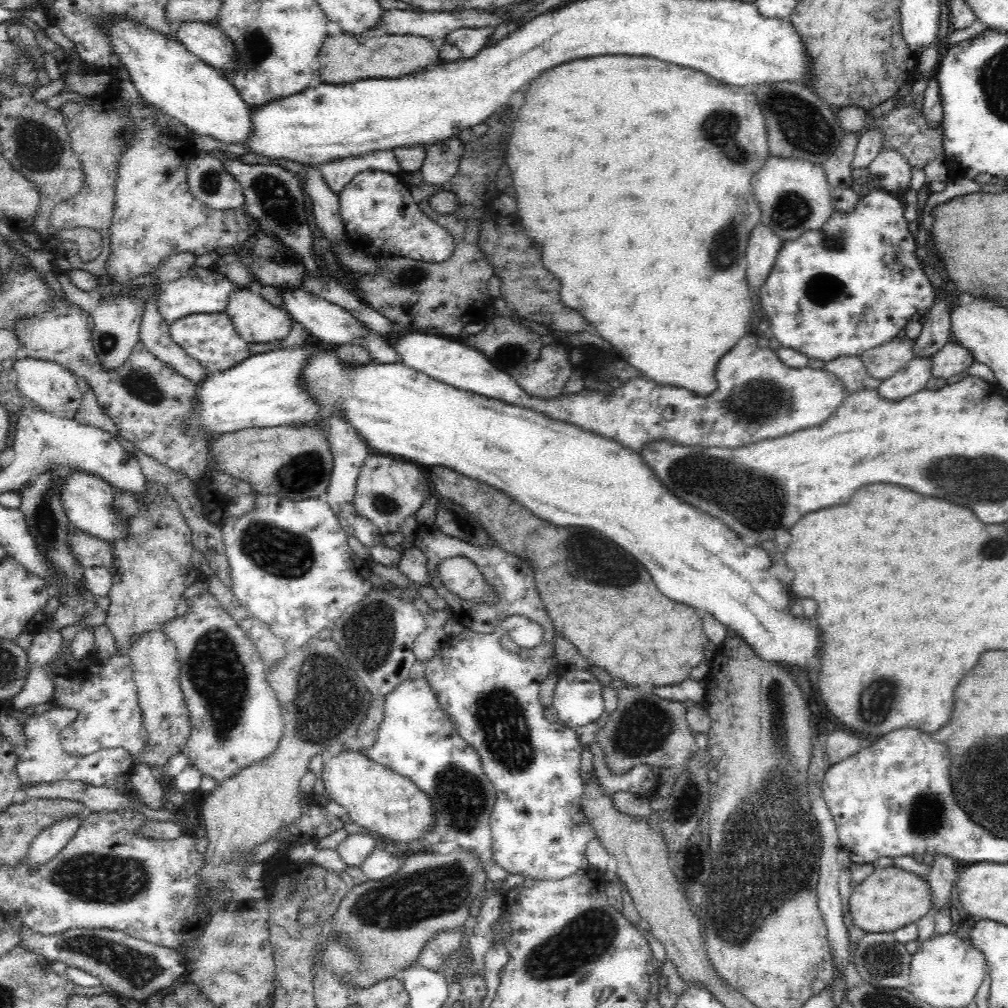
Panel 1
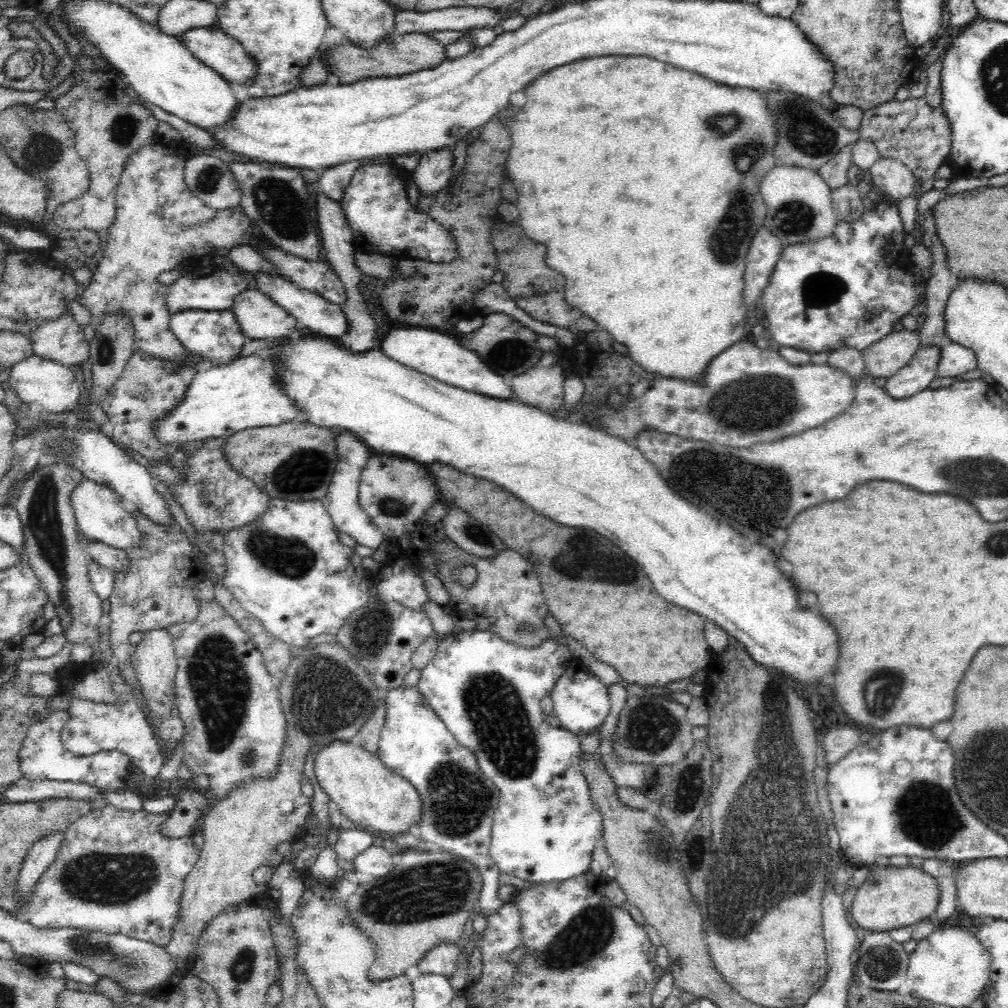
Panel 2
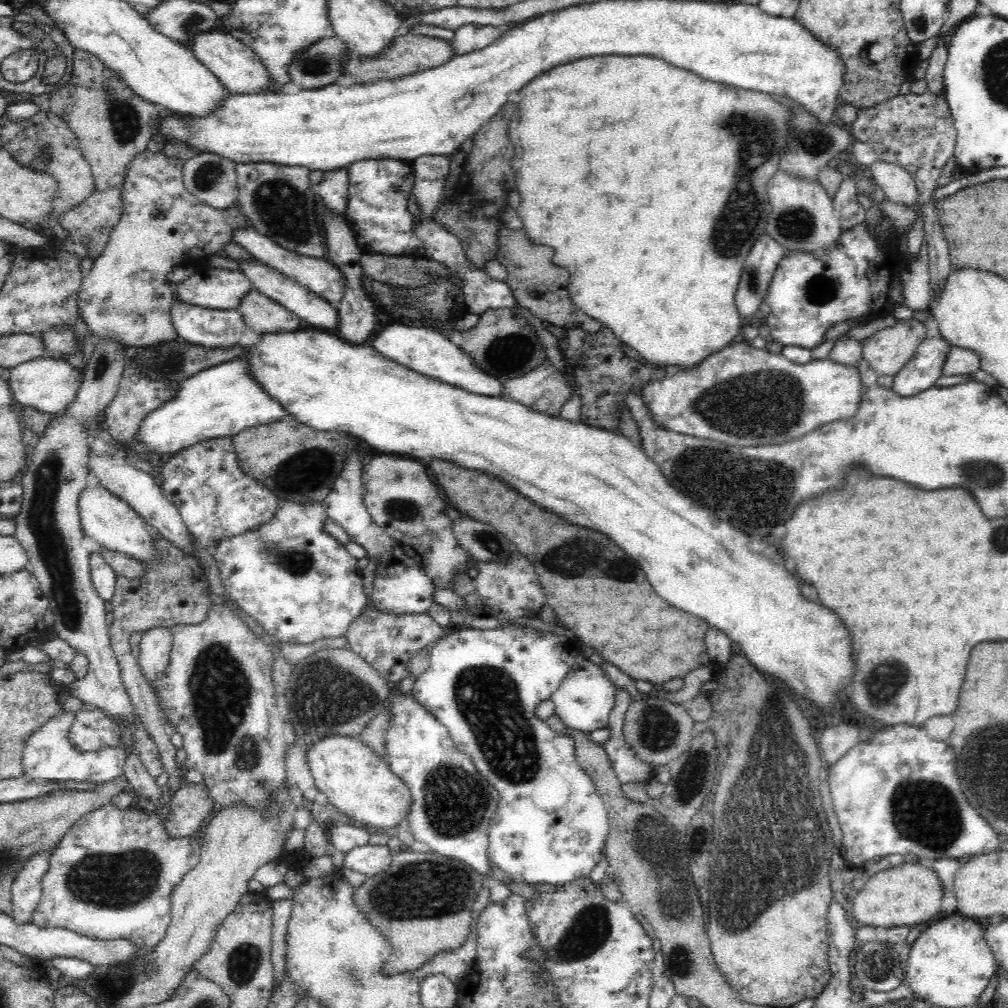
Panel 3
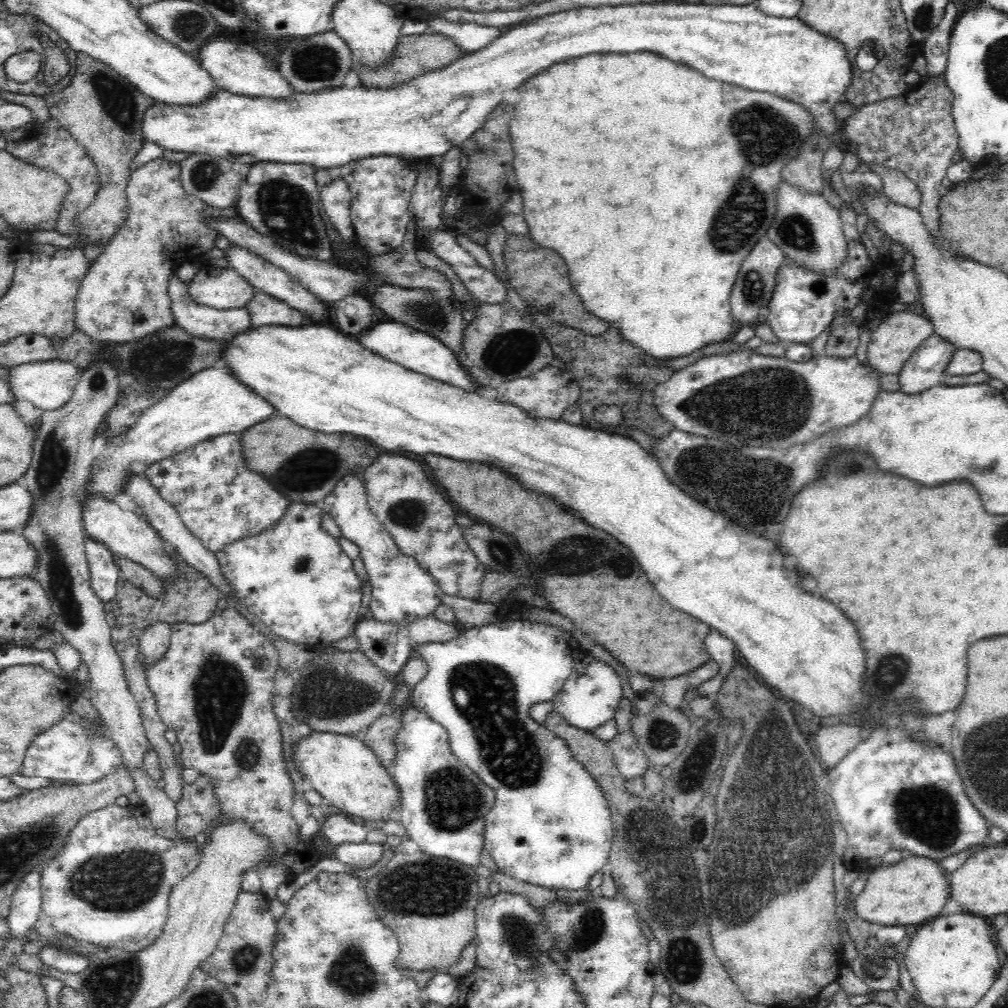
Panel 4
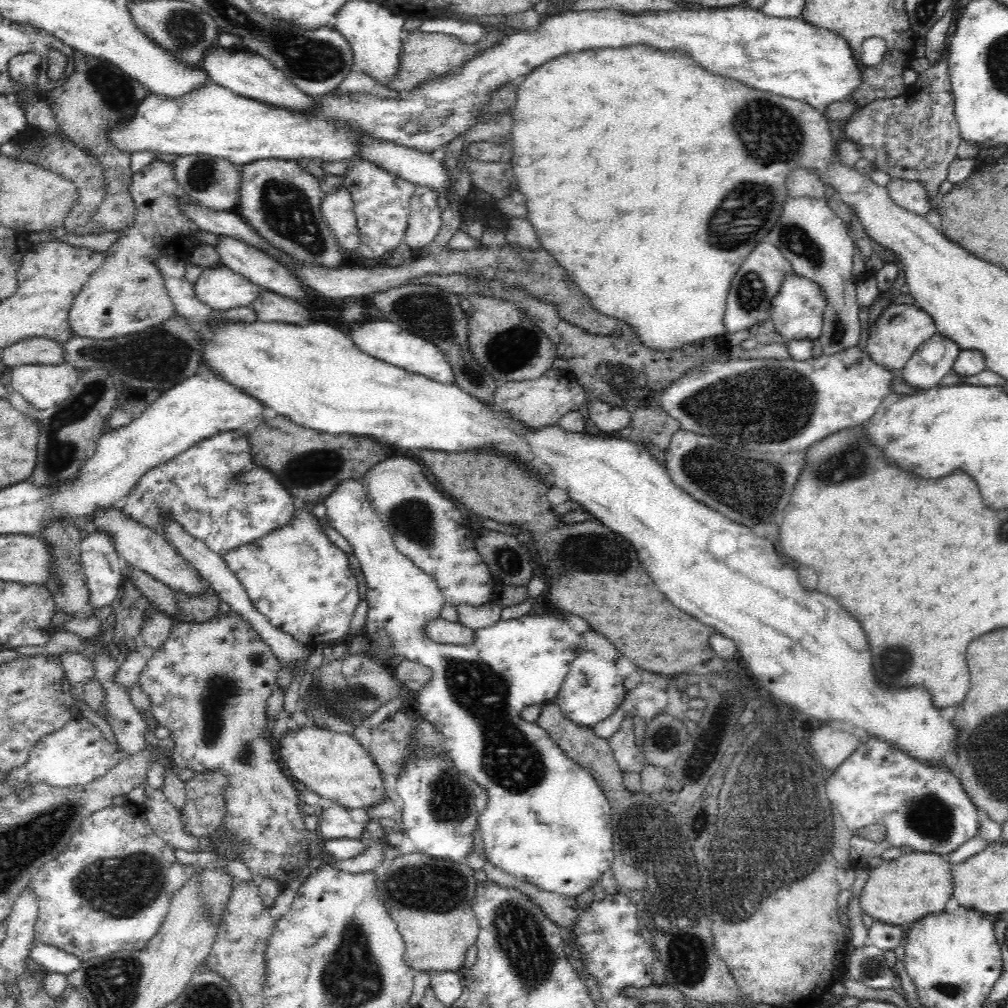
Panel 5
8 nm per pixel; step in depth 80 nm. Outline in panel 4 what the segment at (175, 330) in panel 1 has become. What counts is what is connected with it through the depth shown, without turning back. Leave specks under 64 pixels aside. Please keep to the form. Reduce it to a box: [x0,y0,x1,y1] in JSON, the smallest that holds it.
[168,268,251,341]

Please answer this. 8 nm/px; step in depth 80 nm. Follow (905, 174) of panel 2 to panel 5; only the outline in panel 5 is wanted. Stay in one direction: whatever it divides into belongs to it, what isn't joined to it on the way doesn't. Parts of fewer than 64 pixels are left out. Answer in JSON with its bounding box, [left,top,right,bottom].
[886,178,932,217]

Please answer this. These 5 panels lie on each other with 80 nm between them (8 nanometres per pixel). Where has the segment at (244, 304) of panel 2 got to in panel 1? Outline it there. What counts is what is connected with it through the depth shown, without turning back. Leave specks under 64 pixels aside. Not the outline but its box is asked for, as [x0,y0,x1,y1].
[225,288,294,345]

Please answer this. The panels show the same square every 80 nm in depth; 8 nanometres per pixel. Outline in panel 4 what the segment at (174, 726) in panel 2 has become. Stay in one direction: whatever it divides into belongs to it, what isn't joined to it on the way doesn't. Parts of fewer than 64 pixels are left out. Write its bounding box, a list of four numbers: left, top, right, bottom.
[139,623,172,666]

